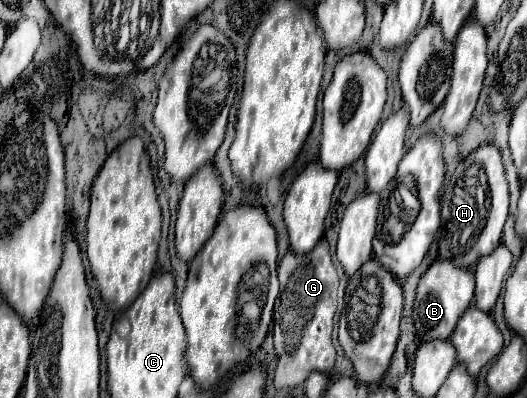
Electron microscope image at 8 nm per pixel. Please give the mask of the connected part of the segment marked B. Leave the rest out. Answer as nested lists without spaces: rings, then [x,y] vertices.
[[[436,260],[426,274],[420,278],[416,300],[414,300],[414,326],[420,342],[432,342],[432,340],[444,340],[450,338],[450,334],[456,328],[458,318],[466,312],[474,298],[474,274],[466,268],[458,268],[452,262]]]

